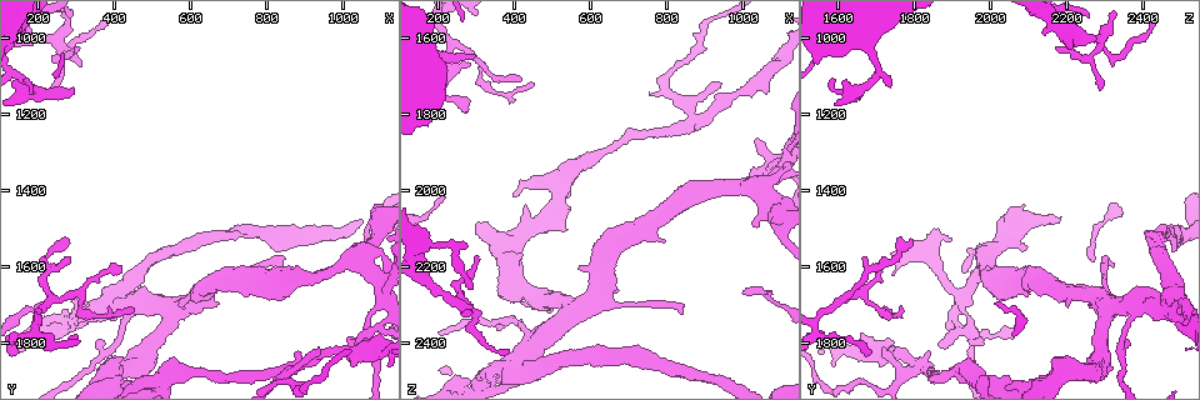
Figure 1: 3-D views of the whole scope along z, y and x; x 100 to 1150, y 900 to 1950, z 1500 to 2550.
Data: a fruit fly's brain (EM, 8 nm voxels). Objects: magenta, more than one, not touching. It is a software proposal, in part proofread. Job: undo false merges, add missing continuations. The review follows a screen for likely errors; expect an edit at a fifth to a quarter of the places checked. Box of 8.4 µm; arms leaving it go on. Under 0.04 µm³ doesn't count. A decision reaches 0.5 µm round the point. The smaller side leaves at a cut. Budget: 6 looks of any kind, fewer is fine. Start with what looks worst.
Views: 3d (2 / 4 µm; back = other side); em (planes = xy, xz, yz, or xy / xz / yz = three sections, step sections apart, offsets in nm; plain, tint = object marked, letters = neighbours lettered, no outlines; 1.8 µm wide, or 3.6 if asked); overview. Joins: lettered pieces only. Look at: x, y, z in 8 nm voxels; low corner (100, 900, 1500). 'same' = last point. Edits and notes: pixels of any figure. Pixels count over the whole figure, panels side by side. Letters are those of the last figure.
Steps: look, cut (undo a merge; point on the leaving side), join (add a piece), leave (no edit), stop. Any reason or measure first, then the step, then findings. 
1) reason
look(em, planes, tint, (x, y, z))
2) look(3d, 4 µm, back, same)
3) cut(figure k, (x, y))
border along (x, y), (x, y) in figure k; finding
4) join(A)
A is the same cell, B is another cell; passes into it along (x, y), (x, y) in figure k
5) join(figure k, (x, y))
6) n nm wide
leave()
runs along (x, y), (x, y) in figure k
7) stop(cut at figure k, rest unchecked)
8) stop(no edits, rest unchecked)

branch stops here
look(3d, 4 µm, (295, 1140, 1650))

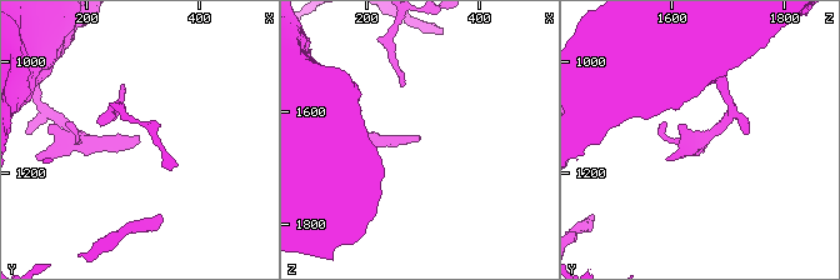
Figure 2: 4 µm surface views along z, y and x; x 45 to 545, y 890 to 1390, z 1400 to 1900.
shape alone is not enough
look(em, planes, letters, (295, 1135, 1655))

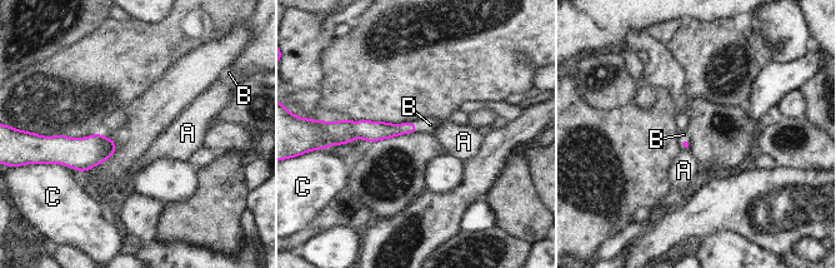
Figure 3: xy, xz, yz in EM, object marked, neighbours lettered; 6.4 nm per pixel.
join(B)
B is the same cell, A and C are other cells; passes into it along (376, 130), (415, 127), (430, 124) in figure 3; it goes on there

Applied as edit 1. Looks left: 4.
thin end
look(em, 3.6 µm, planes, letters, (1020, 1780, 1975))

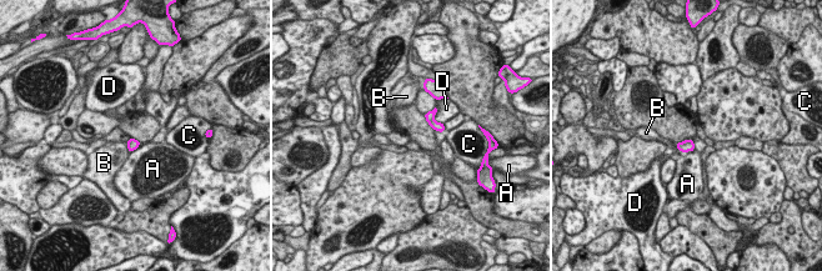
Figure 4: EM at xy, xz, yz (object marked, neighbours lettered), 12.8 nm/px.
leave()
A, B, C and D are other cells; border along (675, 142), (681, 151) in figure 4; none of them fits

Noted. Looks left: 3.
stop(join at figure 3, rest unchecked)

